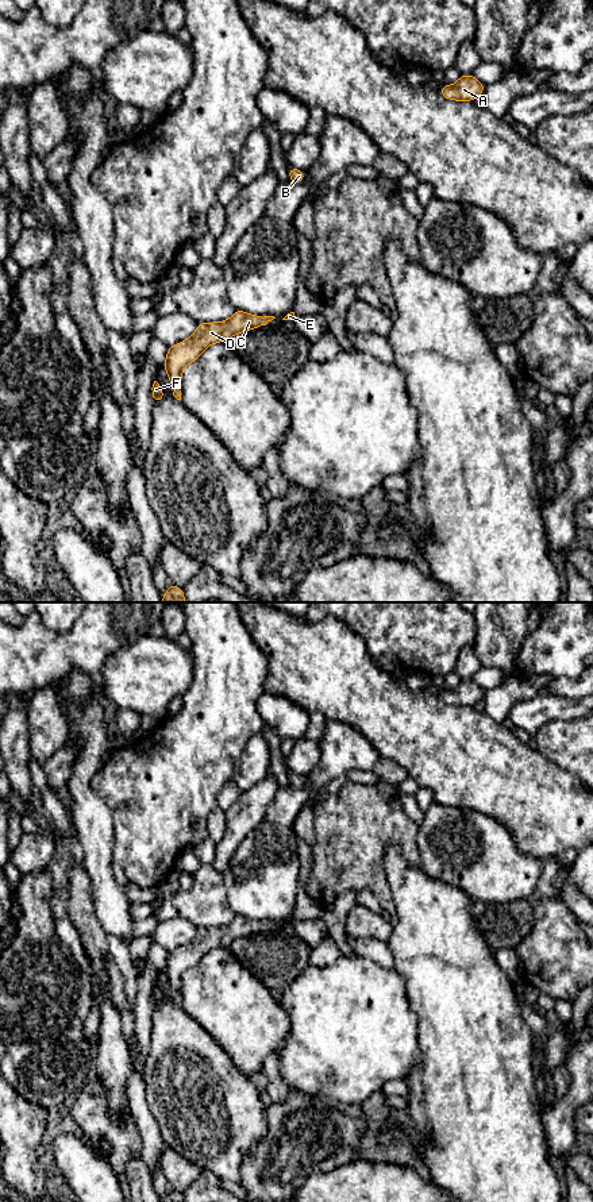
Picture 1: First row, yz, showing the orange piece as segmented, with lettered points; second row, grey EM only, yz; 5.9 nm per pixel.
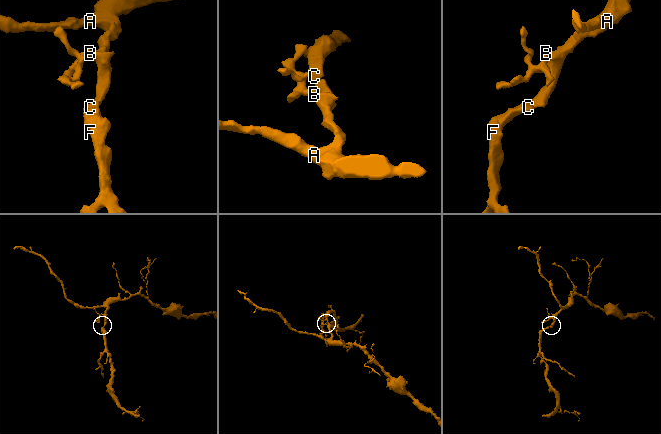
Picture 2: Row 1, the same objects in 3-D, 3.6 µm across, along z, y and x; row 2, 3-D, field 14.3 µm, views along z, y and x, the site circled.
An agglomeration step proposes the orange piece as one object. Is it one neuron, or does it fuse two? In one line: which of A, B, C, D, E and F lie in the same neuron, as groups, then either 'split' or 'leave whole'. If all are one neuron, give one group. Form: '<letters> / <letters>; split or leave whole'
A B C D E F; leave whole

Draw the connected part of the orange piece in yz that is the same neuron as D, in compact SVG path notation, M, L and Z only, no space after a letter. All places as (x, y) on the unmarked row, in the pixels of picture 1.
M236 914L228 925L197 929L189 944L167 952L163 972L170 989L174 991L173 1001L181 1005L180 987L182 976L189 968L199 964L207 952L219 947L228 947L236 939L263 932L273 924L276 922L262 922Z

